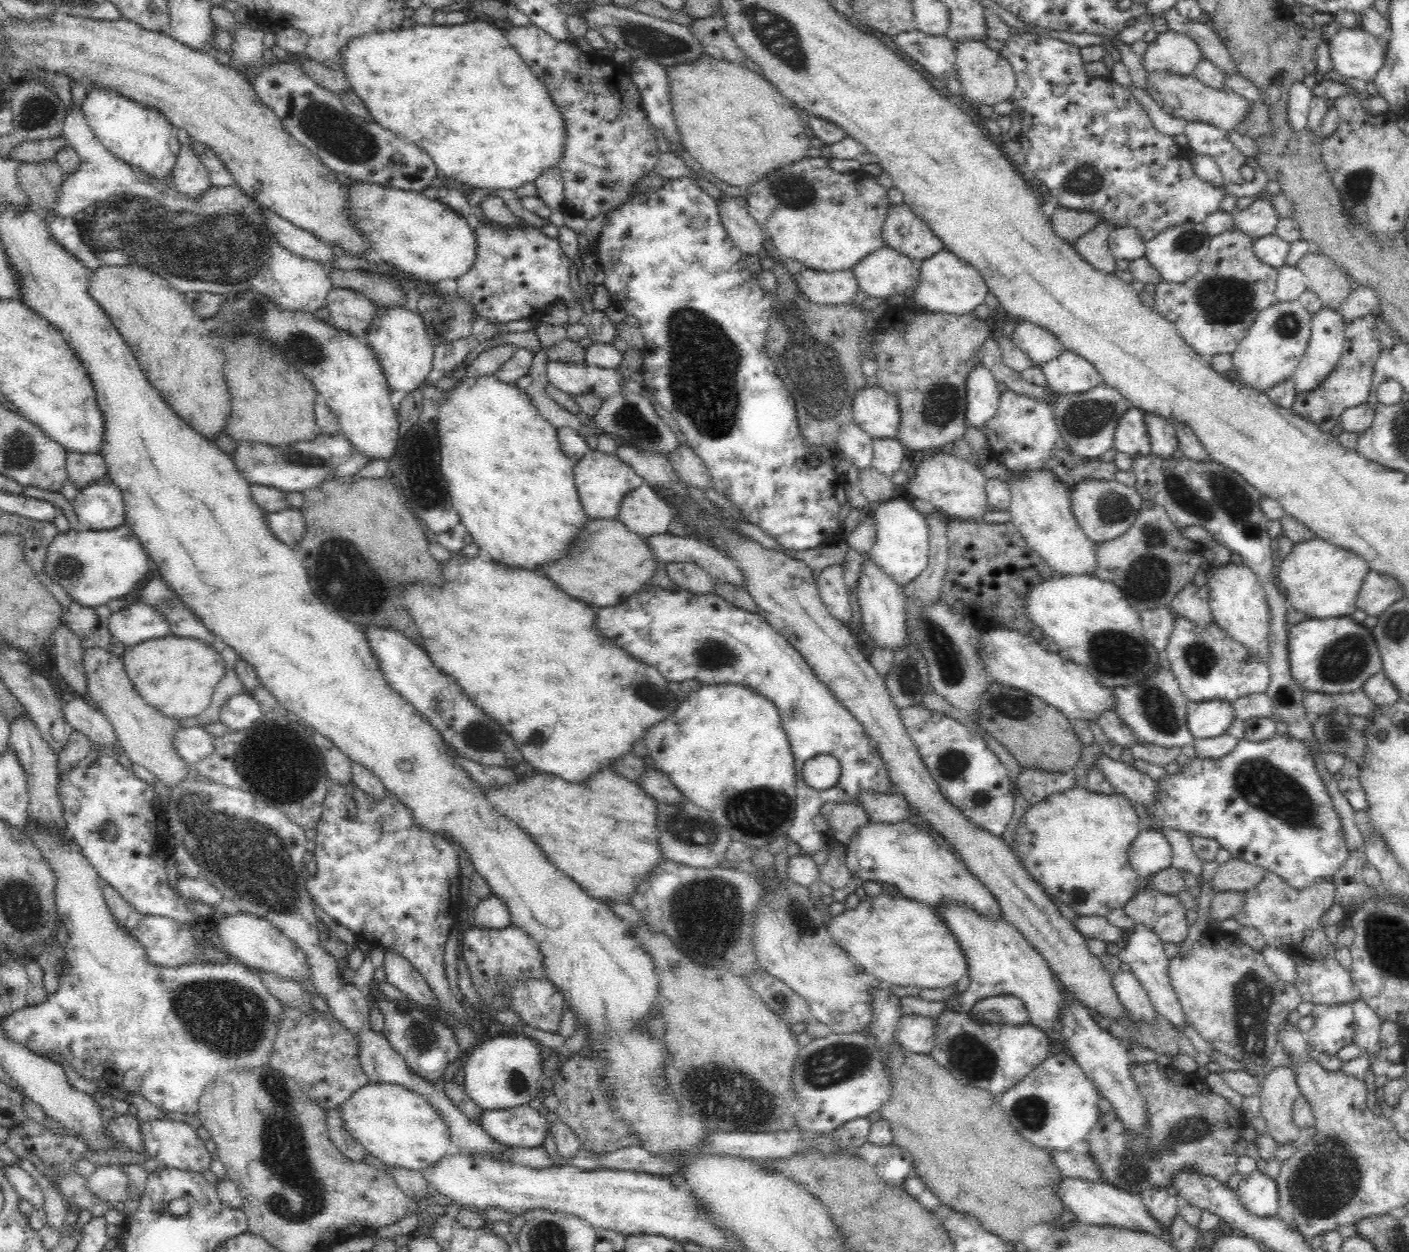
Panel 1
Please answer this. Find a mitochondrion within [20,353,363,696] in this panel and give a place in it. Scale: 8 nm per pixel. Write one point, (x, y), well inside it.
(67, 564)

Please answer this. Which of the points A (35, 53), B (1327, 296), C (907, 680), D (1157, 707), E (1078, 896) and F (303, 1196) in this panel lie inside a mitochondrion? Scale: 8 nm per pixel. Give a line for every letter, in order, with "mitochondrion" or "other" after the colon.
A: other
B: other
C: mitochondrion
D: mitochondrion
E: mitochondrion
F: mitochondrion

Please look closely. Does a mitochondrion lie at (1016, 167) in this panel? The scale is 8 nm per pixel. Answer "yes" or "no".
no

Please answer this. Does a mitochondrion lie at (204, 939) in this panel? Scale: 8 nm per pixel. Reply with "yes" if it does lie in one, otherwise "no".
no

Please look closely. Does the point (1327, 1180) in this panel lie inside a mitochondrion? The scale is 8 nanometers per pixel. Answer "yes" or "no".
yes

